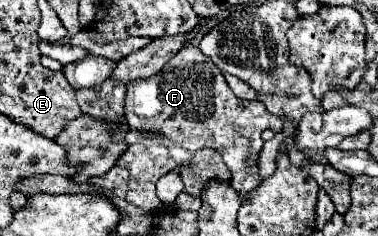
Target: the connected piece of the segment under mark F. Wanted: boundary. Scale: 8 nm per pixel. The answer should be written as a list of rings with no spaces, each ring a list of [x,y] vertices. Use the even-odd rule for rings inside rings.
[[[193,45],[183,47],[183,51],[179,51],[179,55],[175,55],[157,75],[127,83],[125,117],[131,127],[159,131],[191,153],[203,147],[221,151],[225,165],[231,171],[231,185],[241,193],[247,193],[261,183],[259,169],[255,165],[245,165],[247,159],[257,159],[263,147],[261,133],[265,129],[283,131],[283,121],[277,115],[271,115],[263,103],[237,99],[217,65]]]

